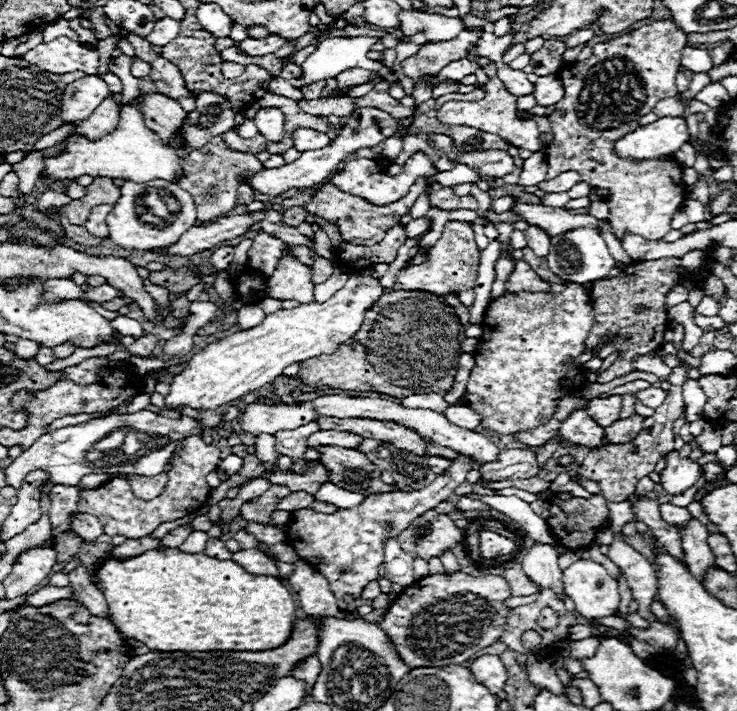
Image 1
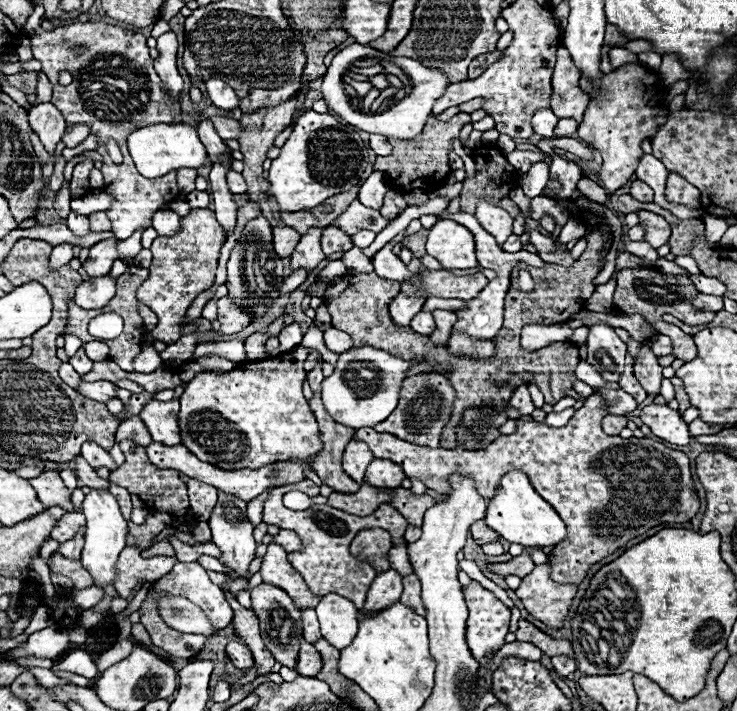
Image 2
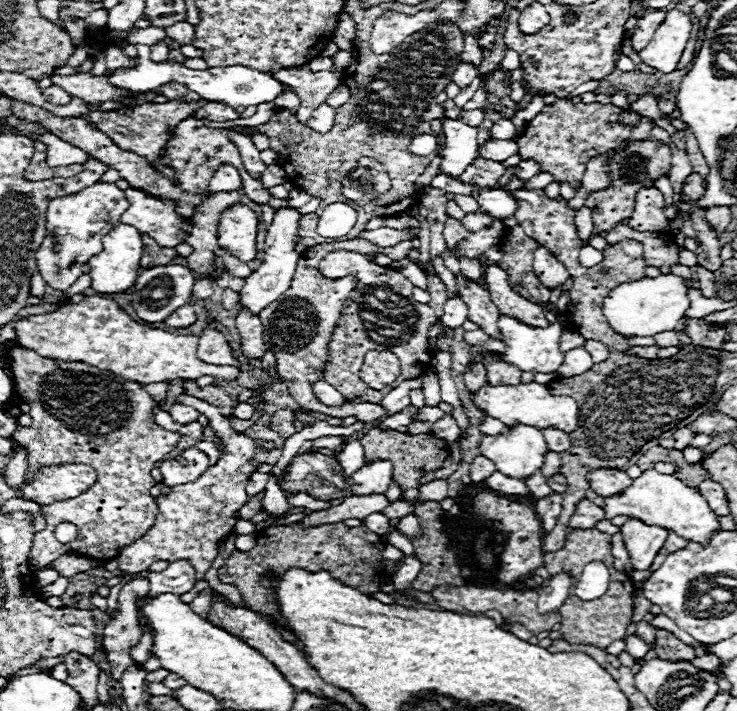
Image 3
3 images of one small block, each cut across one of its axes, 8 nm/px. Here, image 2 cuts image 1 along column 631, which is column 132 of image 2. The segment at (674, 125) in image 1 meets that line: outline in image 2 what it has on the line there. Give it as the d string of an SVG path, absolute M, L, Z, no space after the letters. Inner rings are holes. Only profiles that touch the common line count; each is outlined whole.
M150 124L144 128L138 128L128 136L128 150L134 162L150 162L158 164L158 176L168 174L170 170L178 168L200 168L208 162L208 154L204 144L200 142L196 128L192 124Z

